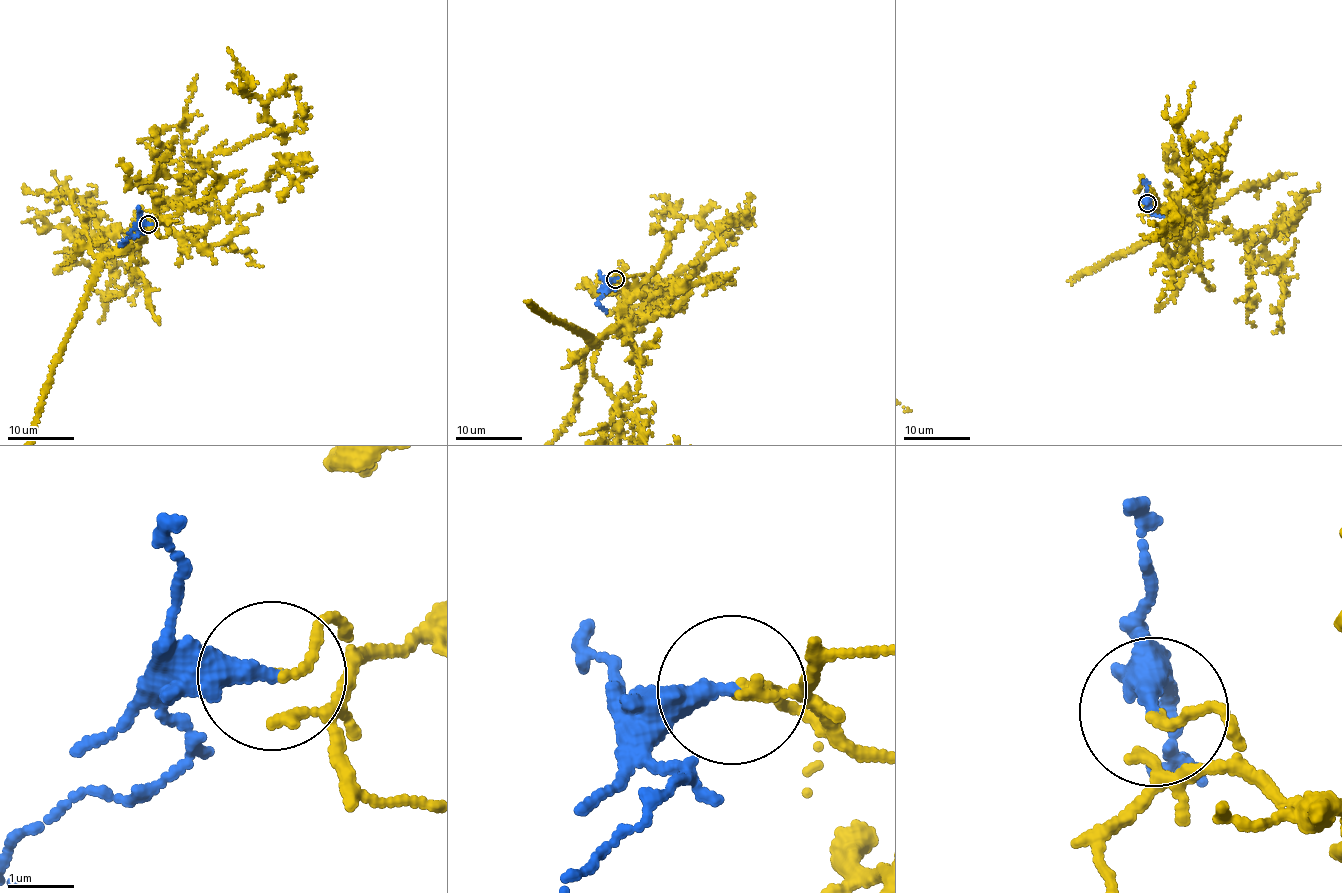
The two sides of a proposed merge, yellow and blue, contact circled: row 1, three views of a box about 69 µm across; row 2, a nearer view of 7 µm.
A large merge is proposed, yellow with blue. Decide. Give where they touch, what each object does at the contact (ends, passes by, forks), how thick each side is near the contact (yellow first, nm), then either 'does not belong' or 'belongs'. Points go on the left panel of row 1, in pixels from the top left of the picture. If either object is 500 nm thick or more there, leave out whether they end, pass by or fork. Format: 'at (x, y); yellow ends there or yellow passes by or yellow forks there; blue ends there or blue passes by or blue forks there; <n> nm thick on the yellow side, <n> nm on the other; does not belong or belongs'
at (148, 224); yellow ends there; blue ends there; 110 nm thick on the yellow side, 340 nm on the other; does not belong

